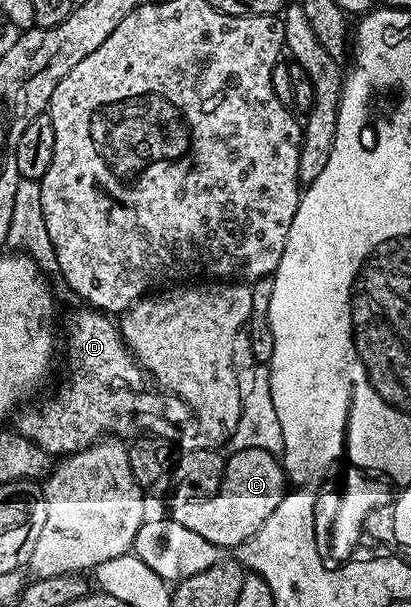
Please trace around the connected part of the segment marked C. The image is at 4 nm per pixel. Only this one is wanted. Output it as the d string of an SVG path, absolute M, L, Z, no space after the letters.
M241 450L231 452L223 466L223 481L213 496L197 499L193 502L181 502L181 506L170 509L170 519L176 524L186 526L201 534L208 542L213 542L224 550L234 550L238 544L244 544L261 526L265 518L277 510L283 497L289 491L287 476L280 457L265 450Z

